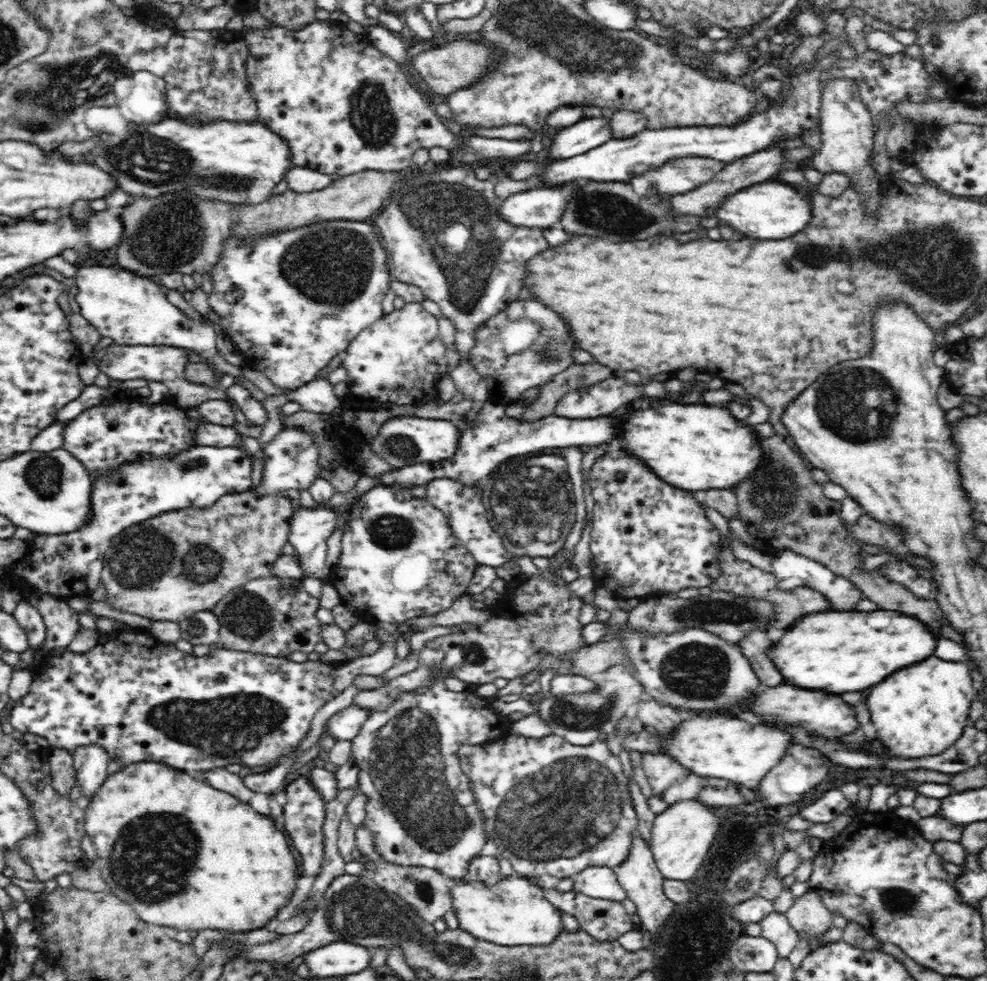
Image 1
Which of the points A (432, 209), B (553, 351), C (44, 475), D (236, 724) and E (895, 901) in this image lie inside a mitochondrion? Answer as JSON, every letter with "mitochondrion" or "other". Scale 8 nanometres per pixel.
{"A":"mitochondrion","B":"mitochondrion","C":"mitochondrion","D":"mitochondrion","E":"mitochondrion"}

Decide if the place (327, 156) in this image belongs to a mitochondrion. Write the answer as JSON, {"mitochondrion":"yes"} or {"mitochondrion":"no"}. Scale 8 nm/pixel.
{"mitochondrion":"no"}

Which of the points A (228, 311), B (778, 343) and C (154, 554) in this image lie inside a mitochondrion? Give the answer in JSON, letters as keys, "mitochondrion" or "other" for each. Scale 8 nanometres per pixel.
{"A":"other","B":"other","C":"mitochondrion"}

